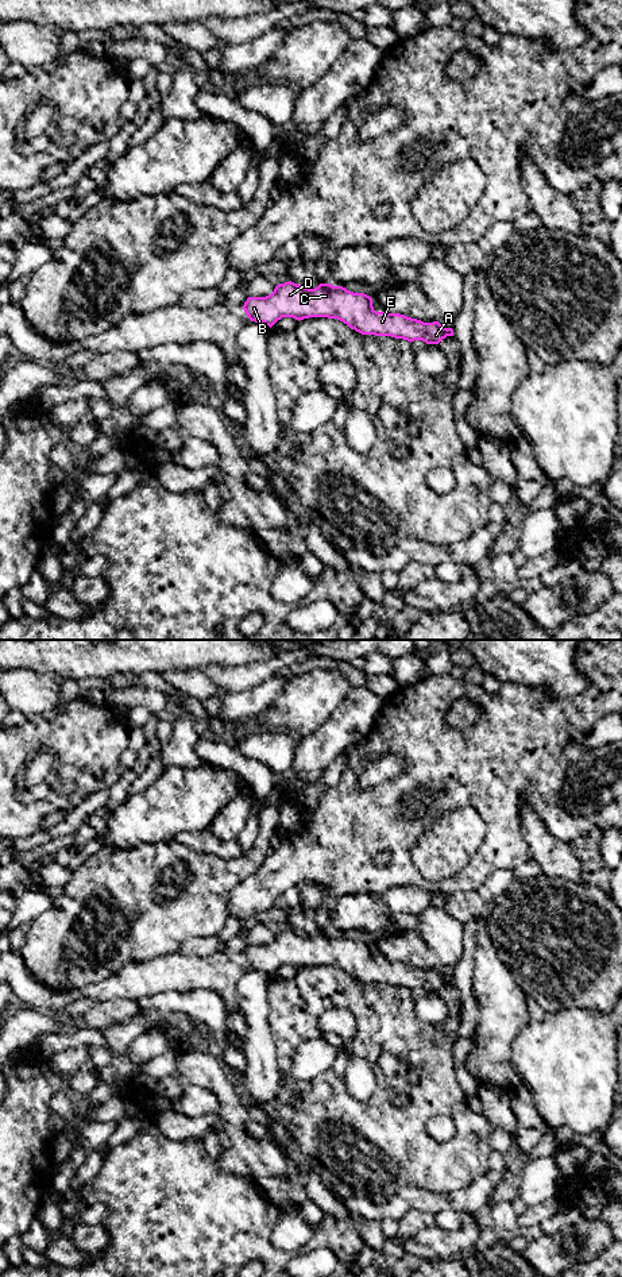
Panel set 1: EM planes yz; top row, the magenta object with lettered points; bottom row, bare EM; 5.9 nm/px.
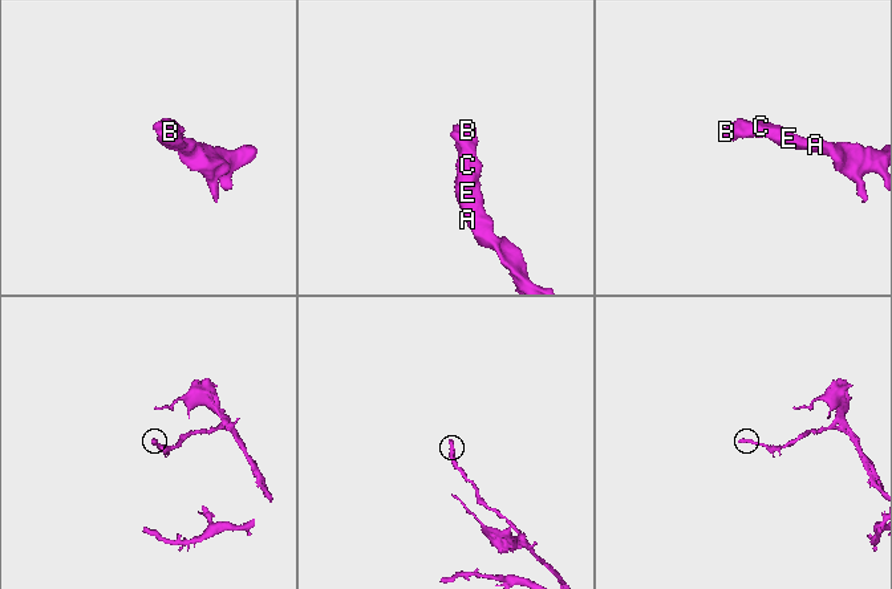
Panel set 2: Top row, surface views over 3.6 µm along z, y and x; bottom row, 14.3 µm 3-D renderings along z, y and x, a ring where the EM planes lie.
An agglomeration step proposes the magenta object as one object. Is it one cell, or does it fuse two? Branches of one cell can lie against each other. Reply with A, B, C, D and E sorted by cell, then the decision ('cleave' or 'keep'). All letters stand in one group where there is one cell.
groups A B C D E; keep

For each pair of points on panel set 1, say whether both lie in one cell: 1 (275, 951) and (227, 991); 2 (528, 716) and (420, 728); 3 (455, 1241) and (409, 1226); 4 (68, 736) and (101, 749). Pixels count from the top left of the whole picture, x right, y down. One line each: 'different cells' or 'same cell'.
1: same cell
2: same cell
3: different cells
4: same cell

